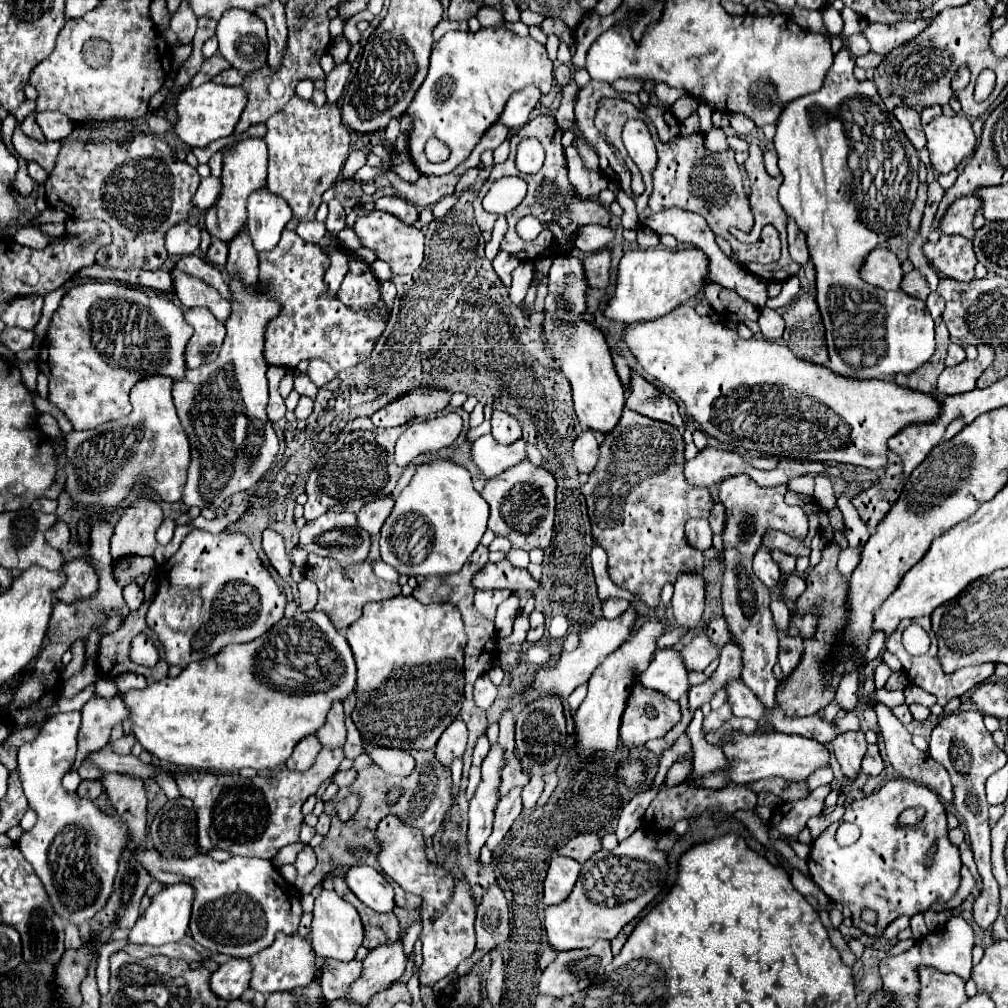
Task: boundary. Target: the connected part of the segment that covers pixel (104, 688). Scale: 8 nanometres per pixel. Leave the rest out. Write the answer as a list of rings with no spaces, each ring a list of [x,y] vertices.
[[[98,679],[98,681],[94,683],[94,695],[96,695],[96,697],[110,699],[110,697],[114,697],[114,693],[118,693],[118,689],[116,689],[116,683],[114,683],[114,681]]]

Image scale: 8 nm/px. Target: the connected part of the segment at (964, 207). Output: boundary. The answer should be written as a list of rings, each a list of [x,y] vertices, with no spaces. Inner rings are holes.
[[[974,195],[960,197],[960,201],[954,201],[948,211],[944,213],[938,231],[944,235],[962,235],[962,237],[974,237],[974,227],[972,219],[976,209],[980,209],[982,203]]]

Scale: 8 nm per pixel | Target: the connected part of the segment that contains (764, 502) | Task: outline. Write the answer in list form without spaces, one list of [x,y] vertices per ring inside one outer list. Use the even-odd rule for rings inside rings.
[[[740,473],[728,477],[720,483],[720,503],[726,507],[726,525],[722,531],[724,545],[724,579],[722,579],[722,607],[726,625],[730,629],[732,641],[740,645],[742,651],[742,673],[744,683],[760,697],[768,707],[776,705],[776,687],[778,681],[772,673],[772,667],[778,661],[779,637],[776,625],[770,613],[770,593],[768,587],[754,575],[752,557],[762,545],[762,537],[768,529],[784,531],[792,537],[804,537],[808,533],[808,517],[804,509],[792,507],[784,501],[788,485],[760,487],[748,475]]]

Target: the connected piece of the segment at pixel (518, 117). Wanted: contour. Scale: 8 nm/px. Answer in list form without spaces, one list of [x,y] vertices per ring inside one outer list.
[[[534,85],[528,87],[528,89],[522,89],[520,93],[514,93],[508,99],[504,113],[500,115],[500,123],[508,125],[508,129],[518,129],[518,127],[526,125],[528,115],[536,107],[540,97],[542,97],[542,93]]]

